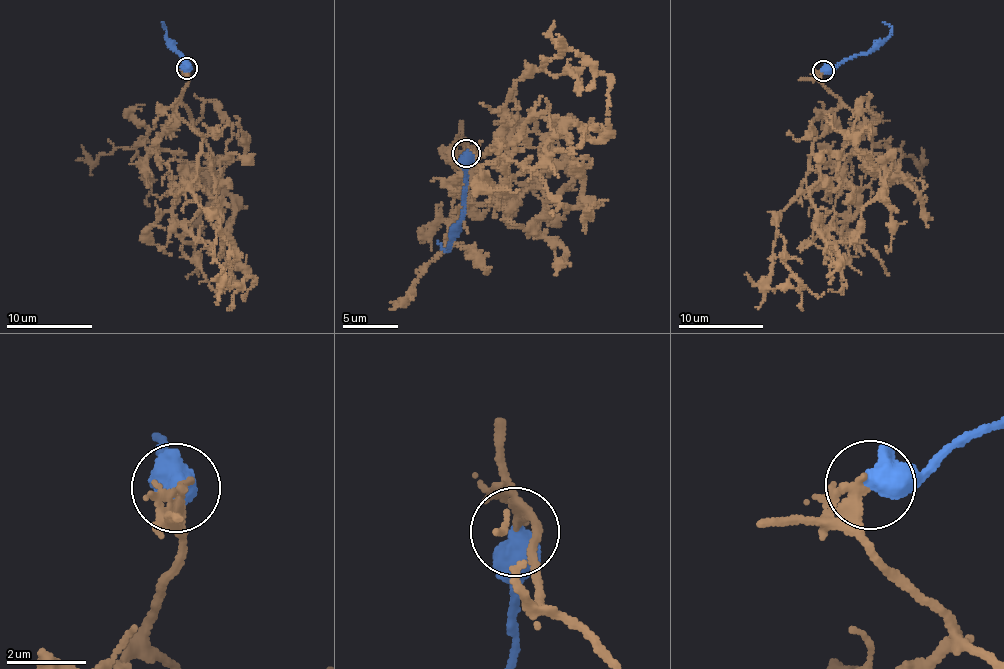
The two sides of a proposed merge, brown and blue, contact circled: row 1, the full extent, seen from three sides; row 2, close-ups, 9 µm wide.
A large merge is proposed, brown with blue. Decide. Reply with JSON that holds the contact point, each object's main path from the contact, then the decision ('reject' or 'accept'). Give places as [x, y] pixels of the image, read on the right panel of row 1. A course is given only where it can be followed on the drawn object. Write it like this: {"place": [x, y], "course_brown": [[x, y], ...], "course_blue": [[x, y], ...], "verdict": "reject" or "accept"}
{"place": [823, 71], "course_brown": [[822, 71], [823, 84], [840, 104], [776, 228], [768, 285], [778, 288], [793, 276], [817, 296], [824, 292]], "course_blue": [[822, 71], [833, 71], [848, 59], [867, 55], [879, 47], [892, 28], [882, 22]], "verdict": "reject"}

